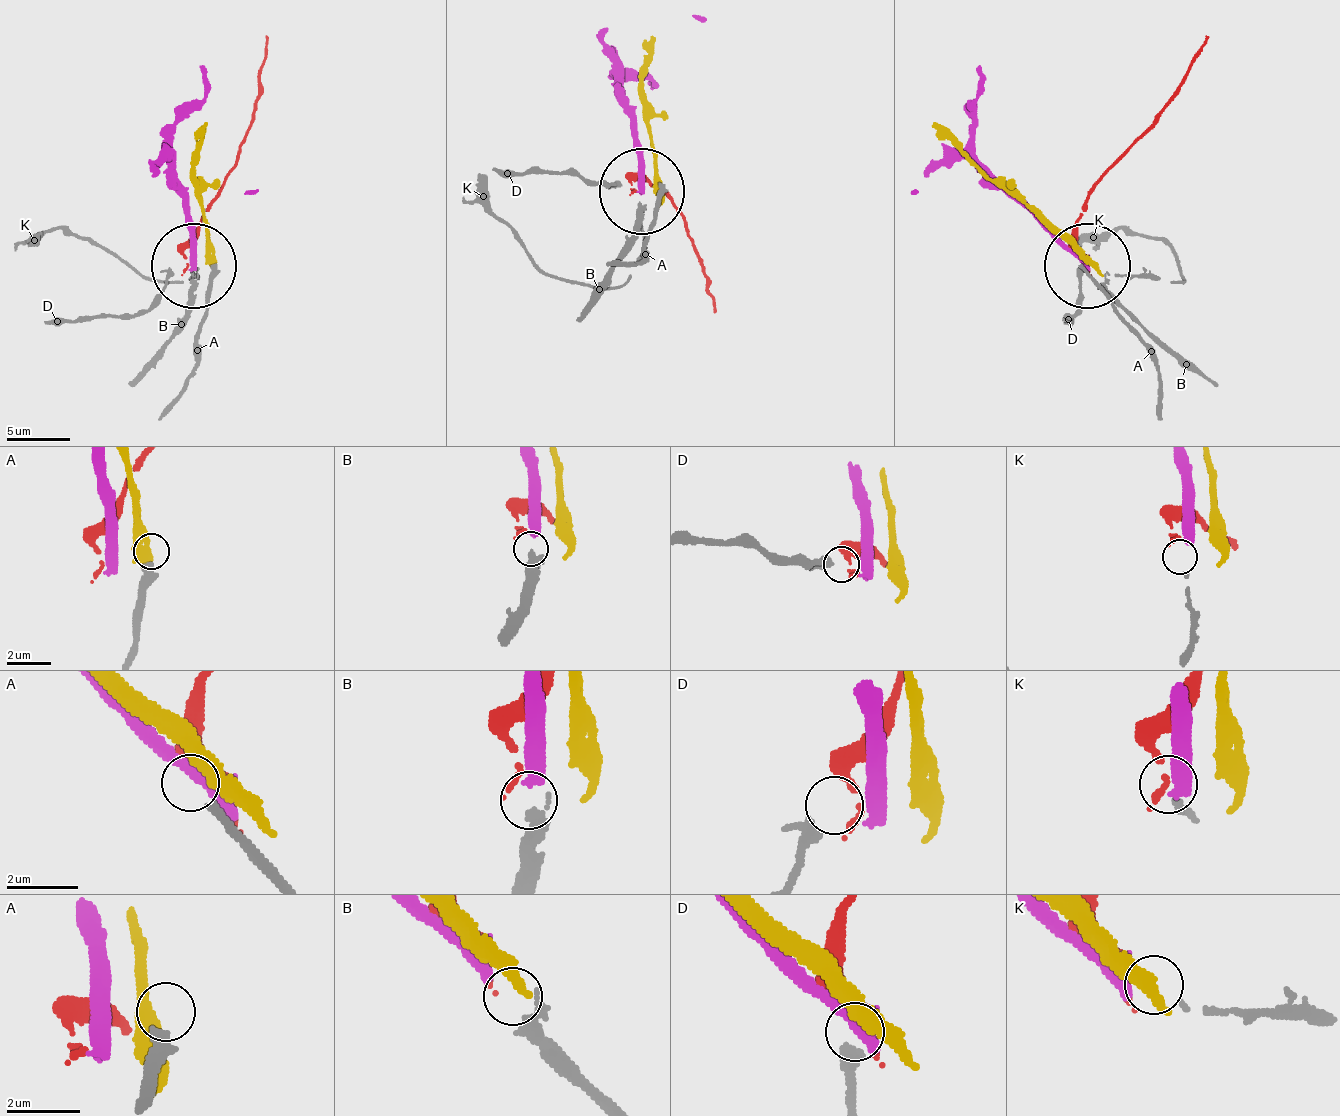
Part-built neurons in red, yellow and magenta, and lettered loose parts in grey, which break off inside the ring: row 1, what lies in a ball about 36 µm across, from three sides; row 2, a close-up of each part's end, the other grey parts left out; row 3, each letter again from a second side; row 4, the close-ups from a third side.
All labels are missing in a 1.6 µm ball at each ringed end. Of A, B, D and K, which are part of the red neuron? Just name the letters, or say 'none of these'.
K

